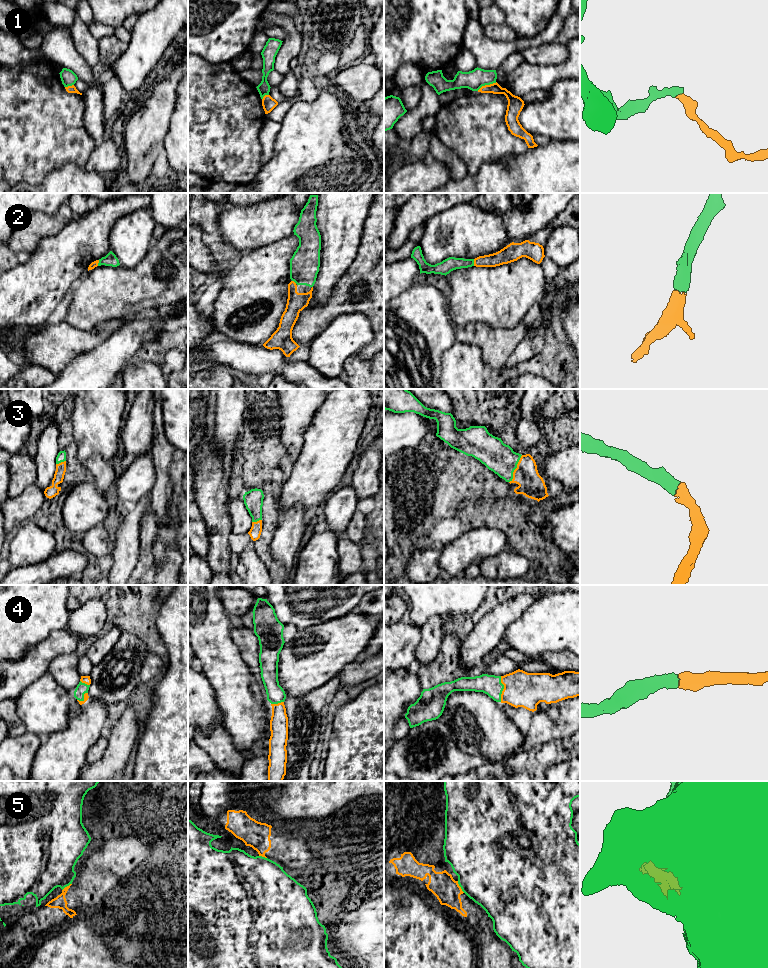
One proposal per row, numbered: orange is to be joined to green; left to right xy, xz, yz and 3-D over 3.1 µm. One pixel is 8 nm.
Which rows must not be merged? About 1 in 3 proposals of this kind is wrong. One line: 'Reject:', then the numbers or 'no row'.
Reject: 1, 5

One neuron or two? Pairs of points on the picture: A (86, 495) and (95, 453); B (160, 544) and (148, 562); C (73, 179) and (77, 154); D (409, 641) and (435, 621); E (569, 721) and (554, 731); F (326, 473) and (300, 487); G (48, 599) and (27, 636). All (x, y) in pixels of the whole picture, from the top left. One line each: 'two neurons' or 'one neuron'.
A: two neurons
B: one neuron
C: two neurons
D: one neuron
E: one neuron
F: one neuron
G: one neuron

